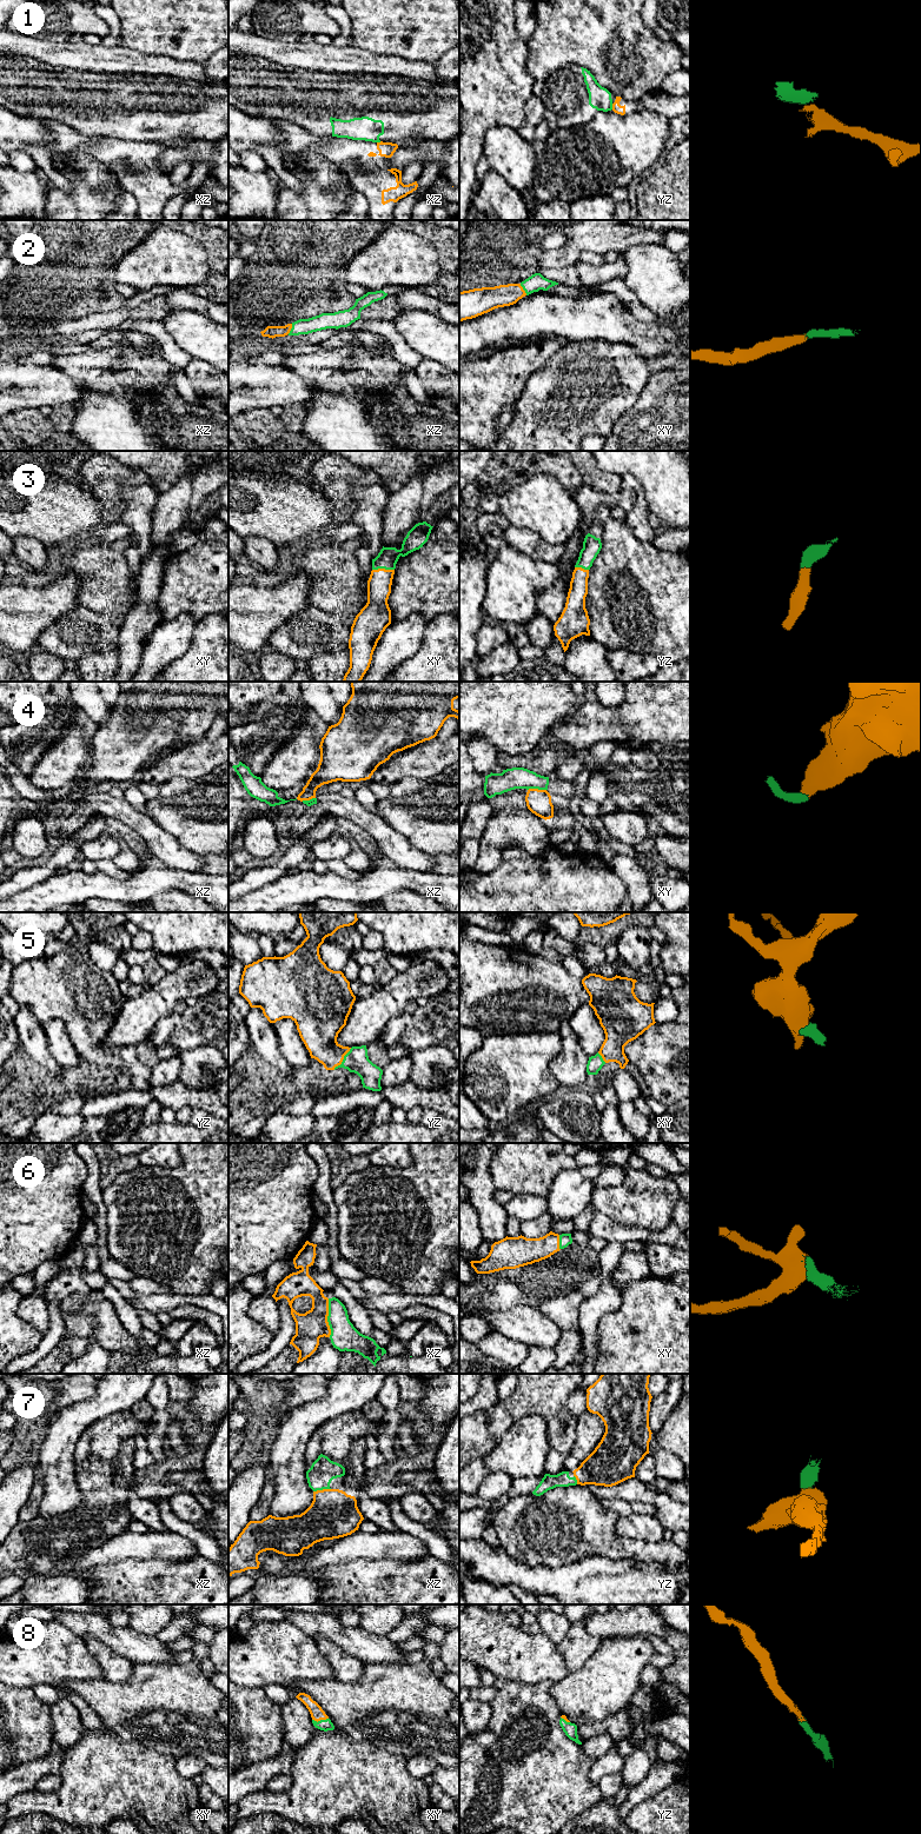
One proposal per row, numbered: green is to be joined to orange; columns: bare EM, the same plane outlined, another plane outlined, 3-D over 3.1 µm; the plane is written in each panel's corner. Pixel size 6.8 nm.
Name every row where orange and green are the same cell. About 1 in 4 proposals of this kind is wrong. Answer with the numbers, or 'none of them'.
2, 3, 5, 6, 7, 8

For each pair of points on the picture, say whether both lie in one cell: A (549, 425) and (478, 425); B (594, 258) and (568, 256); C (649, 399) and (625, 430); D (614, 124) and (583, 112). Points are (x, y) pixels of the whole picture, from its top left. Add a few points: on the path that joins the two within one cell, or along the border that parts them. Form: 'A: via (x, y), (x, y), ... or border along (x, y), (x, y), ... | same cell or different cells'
A: border along (499, 436), (497, 438) | different cells
B: border along (602, 256), (595, 252), (583, 252), (578, 261) | different cells
C: via (649, 406), (633, 423) | same cell
D: border along (598, 111), (590, 120), (569, 128) | different cells

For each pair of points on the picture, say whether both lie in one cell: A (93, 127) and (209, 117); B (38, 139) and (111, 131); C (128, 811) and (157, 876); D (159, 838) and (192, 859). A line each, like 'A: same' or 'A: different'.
A: same
B: different
C: different
D: same

